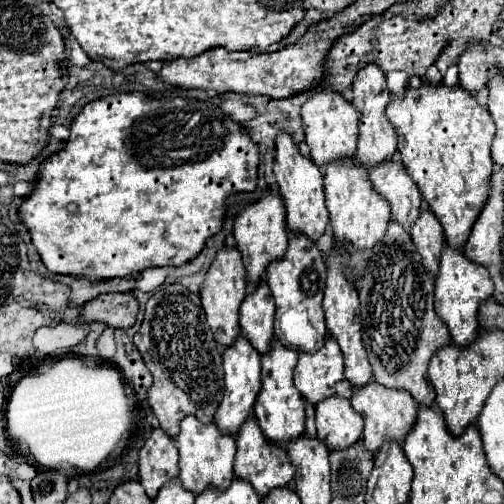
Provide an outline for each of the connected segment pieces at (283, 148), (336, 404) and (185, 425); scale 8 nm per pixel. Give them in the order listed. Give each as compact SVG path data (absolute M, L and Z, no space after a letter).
M281 132L277 138L277 156L275 156L273 172L281 188L281 200L285 204L287 230L291 234L305 234L311 242L317 242L325 234L329 224L329 212L325 208L325 194L323 194L323 174L319 166L311 158L301 156L291 136Z
M331 396L315 406L317 440L329 450L343 450L357 442L363 434L363 418L353 410L349 400Z
M187 416L181 422L181 432L177 436L179 466L181 466L181 484L195 494L201 494L207 488L225 490L233 480L233 460L235 460L235 438L223 436L215 424L203 424L195 416Z

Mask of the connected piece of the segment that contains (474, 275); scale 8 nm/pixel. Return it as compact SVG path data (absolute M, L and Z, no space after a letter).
M445 248L441 256L441 268L439 276L435 280L435 310L437 316L445 322L445 326L451 332L451 340L463 348L475 342L479 334L479 306L493 296L493 280L489 278L489 272L481 264L469 262L461 252L453 248Z

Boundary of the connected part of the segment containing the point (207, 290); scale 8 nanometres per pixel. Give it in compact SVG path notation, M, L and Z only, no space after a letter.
M225 246L217 254L211 270L207 272L205 286L201 290L201 306L207 314L207 324L211 326L215 342L221 344L223 348L229 348L237 340L237 336L241 334L239 308L245 298L245 292L247 292L247 280L245 280L245 266L243 266L241 254L239 254L239 250Z

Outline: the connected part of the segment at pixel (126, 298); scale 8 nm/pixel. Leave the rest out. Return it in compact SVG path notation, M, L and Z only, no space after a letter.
M131 292L125 294L103 294L83 306L81 322L105 322L111 328L131 328L135 324L139 302Z

